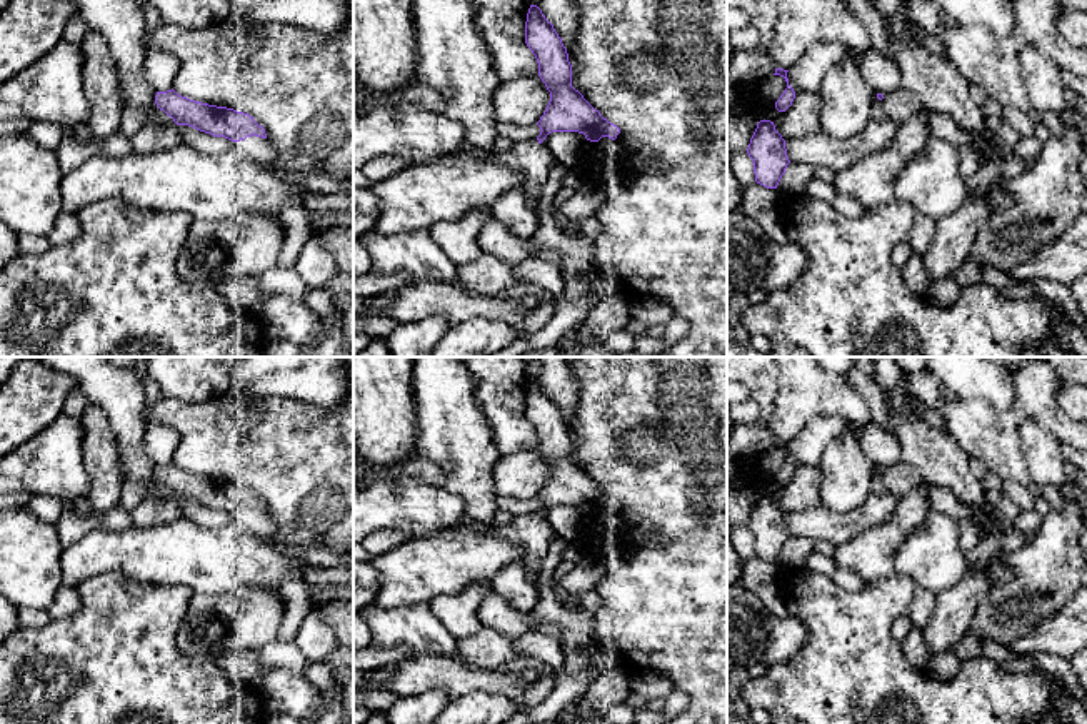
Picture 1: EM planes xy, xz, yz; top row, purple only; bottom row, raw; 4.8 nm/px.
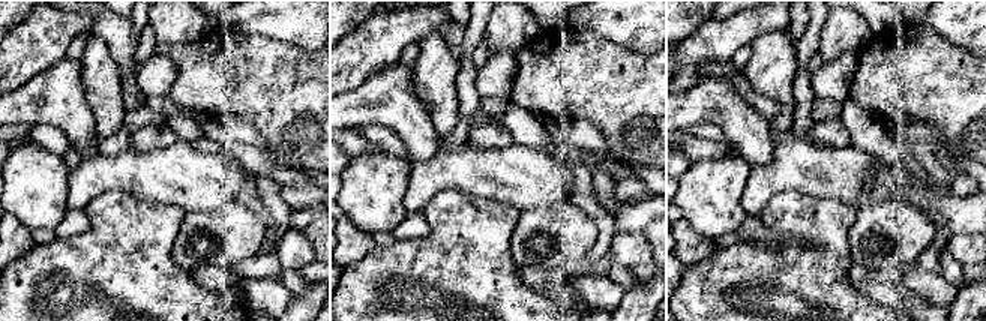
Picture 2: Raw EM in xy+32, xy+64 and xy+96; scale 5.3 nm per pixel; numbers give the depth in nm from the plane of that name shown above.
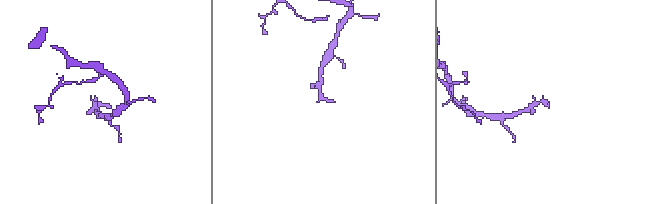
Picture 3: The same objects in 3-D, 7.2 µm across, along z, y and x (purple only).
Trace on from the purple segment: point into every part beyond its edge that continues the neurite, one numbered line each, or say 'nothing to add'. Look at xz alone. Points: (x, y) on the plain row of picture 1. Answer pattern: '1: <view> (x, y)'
1: xz (532, 532)

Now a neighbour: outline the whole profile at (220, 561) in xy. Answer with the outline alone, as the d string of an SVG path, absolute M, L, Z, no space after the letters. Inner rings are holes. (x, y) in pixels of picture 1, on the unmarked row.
M182 515L172 524L110 532L88 530L62 552L62 584L78 587L88 577L117 571L142 582L185 586L195 592L225 596L245 587L275 591L288 577L305 582L313 564L287 557L248 532L235 517L223 527L207 529Z

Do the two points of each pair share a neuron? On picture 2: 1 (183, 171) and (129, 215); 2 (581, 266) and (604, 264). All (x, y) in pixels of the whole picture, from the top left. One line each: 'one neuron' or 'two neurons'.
1: two neurons
2: one neuron

